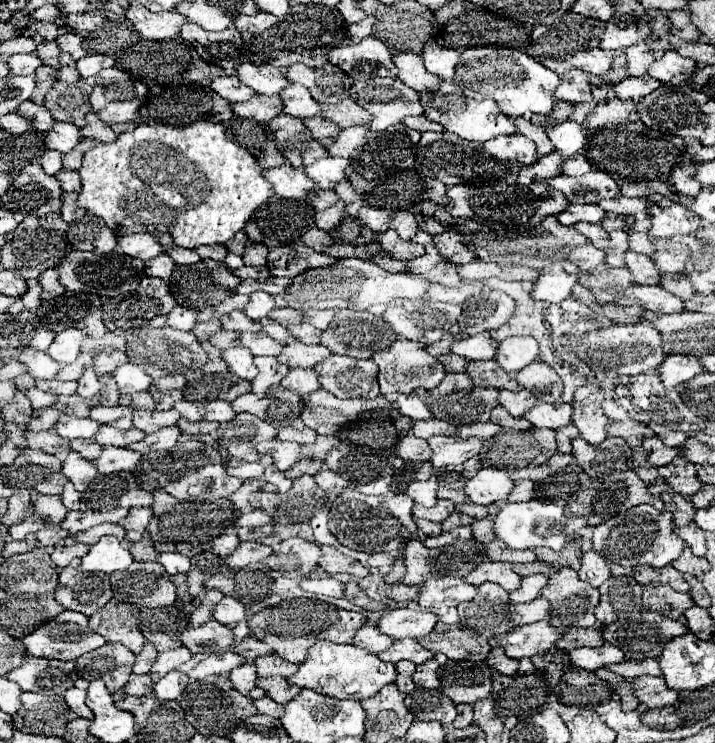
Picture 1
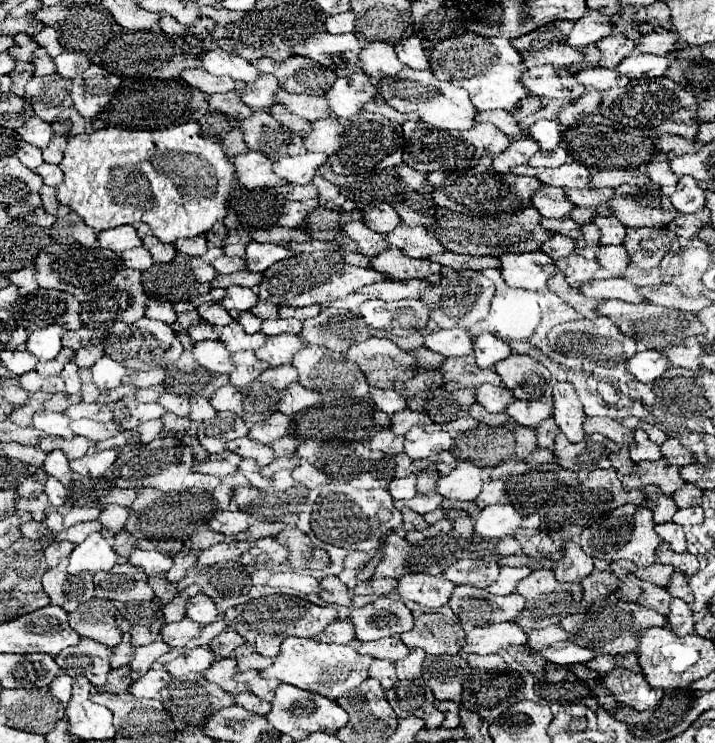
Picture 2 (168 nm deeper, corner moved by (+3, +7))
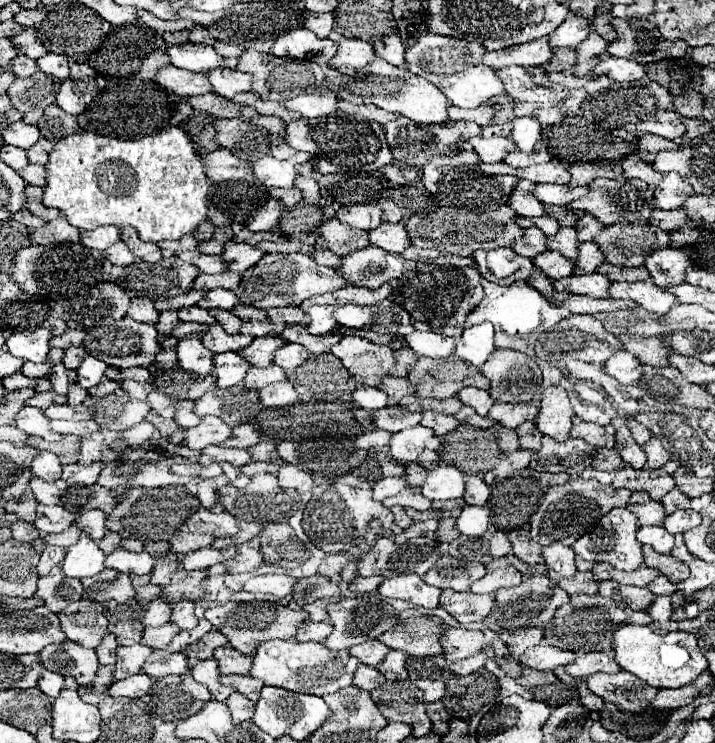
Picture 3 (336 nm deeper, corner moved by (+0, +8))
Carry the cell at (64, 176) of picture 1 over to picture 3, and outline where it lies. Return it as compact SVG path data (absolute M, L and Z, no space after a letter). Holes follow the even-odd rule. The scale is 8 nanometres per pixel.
M28 164L24 170L20 170L20 176L24 176L28 184L42 186L42 188L46 186L46 170L40 164Z

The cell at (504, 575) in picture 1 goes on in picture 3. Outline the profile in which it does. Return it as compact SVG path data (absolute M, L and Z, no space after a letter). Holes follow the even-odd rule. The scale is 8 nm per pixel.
M442 556L432 570L422 578L436 588L452 588L458 592L470 590L470 586L486 574L486 566L480 562L466 562L454 556Z

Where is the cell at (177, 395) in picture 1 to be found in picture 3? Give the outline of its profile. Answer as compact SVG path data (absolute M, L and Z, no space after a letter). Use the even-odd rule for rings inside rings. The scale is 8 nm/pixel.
M124 380L122 388L136 400L146 400L146 396L152 392L150 384L140 384L140 382L132 382L132 380Z

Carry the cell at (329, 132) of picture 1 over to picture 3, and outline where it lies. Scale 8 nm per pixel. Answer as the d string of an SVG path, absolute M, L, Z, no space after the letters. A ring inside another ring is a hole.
M244 106L244 108L242 108L242 116L250 118L250 120L256 122L258 126L266 128L272 136L280 136L280 138L282 138L284 132L286 132L284 120L280 120L280 118L270 118L270 116L262 116L262 114L258 114L256 110L252 110L250 106Z

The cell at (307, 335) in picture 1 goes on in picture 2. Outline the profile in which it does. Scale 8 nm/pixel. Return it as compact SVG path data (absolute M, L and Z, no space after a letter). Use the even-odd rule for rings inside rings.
M269 319L261 323L261 333L267 337L281 335L281 333L301 333L301 321L299 319Z

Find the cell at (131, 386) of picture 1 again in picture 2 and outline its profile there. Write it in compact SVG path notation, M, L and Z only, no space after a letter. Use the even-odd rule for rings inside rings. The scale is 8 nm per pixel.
M103 355L103 357L91 367L91 379L93 379L93 383L95 383L101 391L113 389L113 387L121 385L125 375L127 375L127 369L125 369L121 363L117 363L117 361L113 361L111 357L107 357L107 355Z

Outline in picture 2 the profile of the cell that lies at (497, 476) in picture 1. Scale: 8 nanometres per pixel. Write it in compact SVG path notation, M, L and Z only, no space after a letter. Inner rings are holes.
M461 461L451 473L437 479L435 491L439 491L439 495L445 499L475 501L475 497L481 493L481 487L481 469L469 461Z

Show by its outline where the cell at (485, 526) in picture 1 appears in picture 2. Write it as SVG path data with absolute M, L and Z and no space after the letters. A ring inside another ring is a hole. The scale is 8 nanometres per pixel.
M459 517L459 519L455 519L453 521L453 529L463 539L467 539L467 537L471 537L475 533L473 531L473 523L471 523L471 517Z

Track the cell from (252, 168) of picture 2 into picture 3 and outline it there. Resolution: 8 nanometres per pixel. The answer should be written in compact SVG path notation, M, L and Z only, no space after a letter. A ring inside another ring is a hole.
M218 148L212 154L204 156L204 162L208 164L208 176L212 182L246 182L254 178L252 164L238 158L228 148Z

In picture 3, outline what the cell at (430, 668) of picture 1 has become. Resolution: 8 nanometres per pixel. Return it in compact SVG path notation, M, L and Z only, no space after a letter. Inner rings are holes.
M392 650L392 652L386 656L386 662L378 664L376 668L378 668L388 680L406 680L406 678L408 678L406 660L408 660L408 654L406 654L406 652Z

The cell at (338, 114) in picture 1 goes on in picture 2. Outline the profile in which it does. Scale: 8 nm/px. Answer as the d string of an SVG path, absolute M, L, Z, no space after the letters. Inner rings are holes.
M281 89L279 93L275 93L275 101L279 105L283 105L289 113L295 113L307 121L317 121L317 119L329 117L327 101L317 95L293 95L293 93L287 93Z

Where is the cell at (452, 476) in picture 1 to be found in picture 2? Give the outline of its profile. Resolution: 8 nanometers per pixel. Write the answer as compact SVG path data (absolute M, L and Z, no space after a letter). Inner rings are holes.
M425 469L417 475L417 491L419 493L429 493L433 491L435 483L437 483L437 477L439 477L439 471L435 469Z

